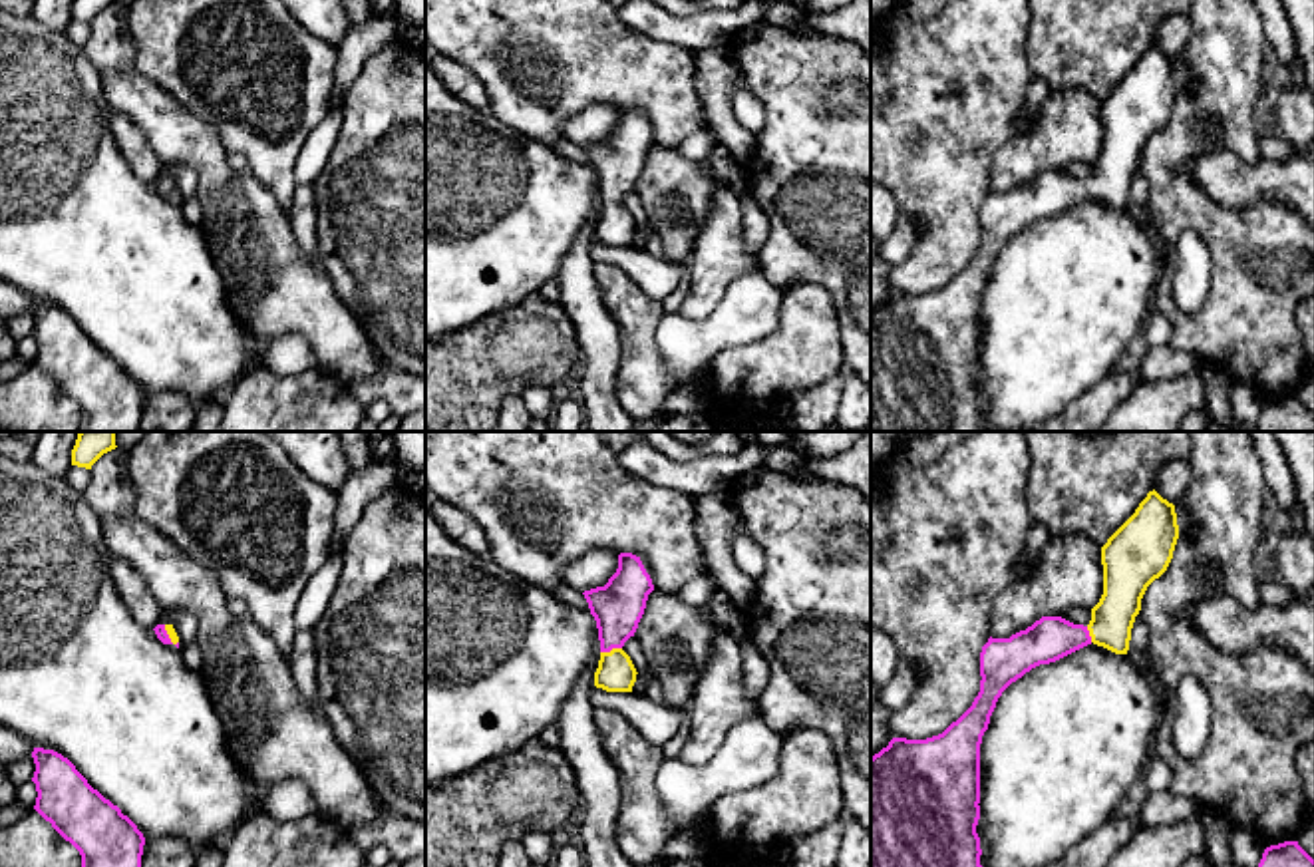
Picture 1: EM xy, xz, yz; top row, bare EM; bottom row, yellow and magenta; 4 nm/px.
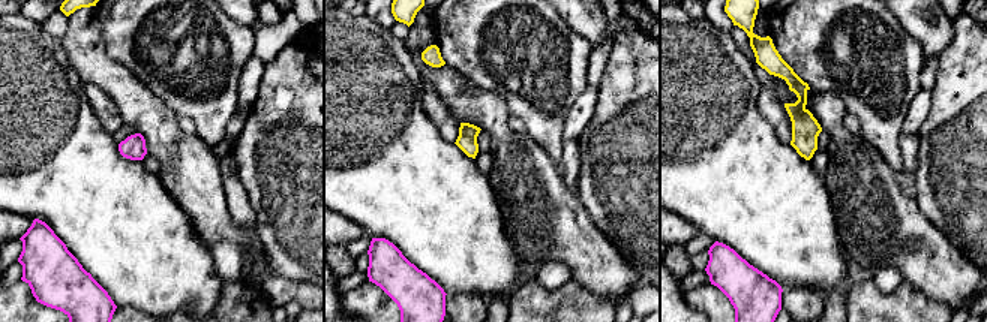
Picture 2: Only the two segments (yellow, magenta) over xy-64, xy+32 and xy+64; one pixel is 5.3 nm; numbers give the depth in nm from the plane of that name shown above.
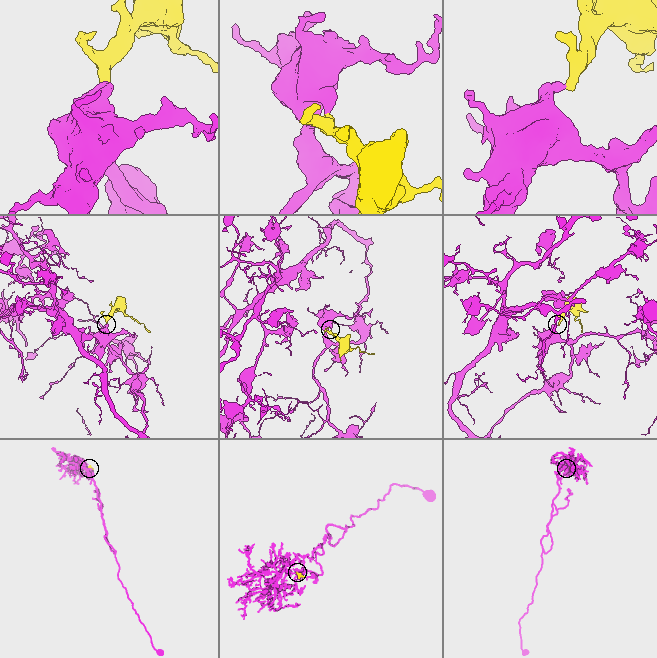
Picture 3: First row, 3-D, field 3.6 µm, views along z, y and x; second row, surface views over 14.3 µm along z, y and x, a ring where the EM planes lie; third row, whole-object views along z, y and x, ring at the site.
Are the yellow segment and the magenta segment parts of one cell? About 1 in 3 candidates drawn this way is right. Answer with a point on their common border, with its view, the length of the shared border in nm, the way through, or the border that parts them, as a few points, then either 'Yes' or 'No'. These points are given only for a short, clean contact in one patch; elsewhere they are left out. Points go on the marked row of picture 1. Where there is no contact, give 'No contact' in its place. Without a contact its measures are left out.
Touches yellow at xz (611, 651). Shared border 90 nm. Path across: xz (615, 673), (611, 651), (617, 607). Yes

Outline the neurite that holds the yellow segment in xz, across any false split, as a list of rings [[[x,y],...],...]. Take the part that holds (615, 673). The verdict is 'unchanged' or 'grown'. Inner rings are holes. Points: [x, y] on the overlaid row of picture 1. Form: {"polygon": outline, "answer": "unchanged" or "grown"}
{"polygon": [[[620,553],[618,569],[608,583],[582,593],[600,640],[600,660],[594,672],[596,688],[632,692],[638,672],[622,646],[634,636],[652,591],[652,579],[640,557]]], "answer": "grown"}

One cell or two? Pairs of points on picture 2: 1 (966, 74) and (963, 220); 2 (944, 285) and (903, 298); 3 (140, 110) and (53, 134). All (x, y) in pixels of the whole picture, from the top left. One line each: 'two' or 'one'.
1: one
2: two
3: two

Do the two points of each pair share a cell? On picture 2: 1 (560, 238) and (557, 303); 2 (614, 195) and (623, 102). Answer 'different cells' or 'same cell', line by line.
1: different cells
2: same cell

